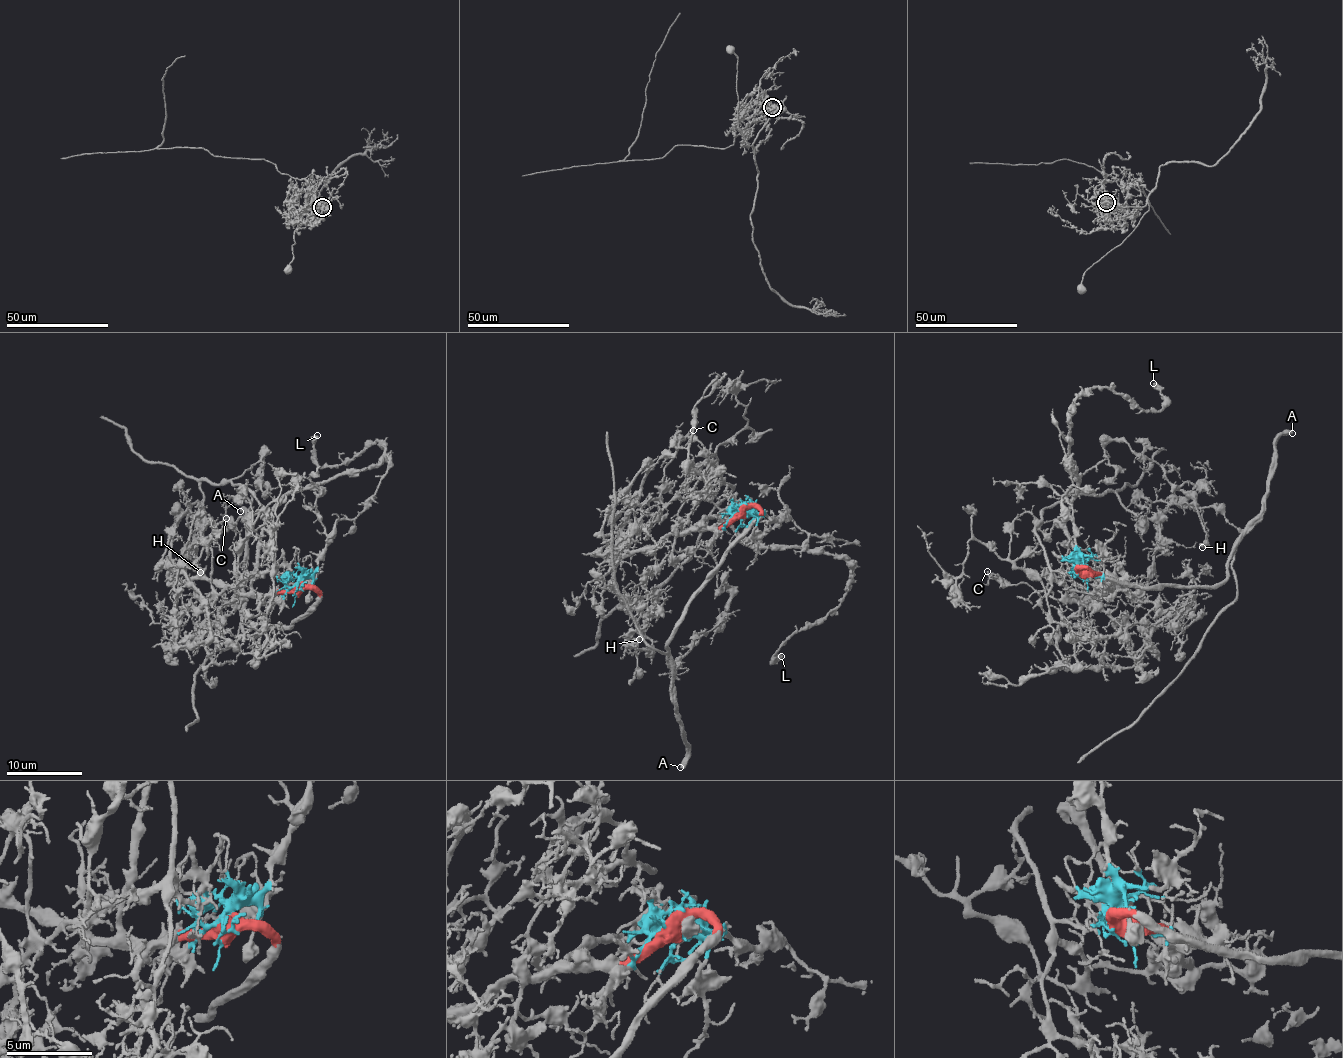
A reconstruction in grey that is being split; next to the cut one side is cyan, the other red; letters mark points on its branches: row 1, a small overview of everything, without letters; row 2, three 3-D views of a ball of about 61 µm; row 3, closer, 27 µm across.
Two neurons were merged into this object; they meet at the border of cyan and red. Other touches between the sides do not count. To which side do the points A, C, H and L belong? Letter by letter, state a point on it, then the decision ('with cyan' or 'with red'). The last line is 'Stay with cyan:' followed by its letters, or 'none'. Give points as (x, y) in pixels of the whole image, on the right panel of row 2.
A: place (1292, 433); with red
C: place (987, 571); with cyan
H: place (1202, 547); with red
L: place (1153, 383); with red
Stay with cyan: C

